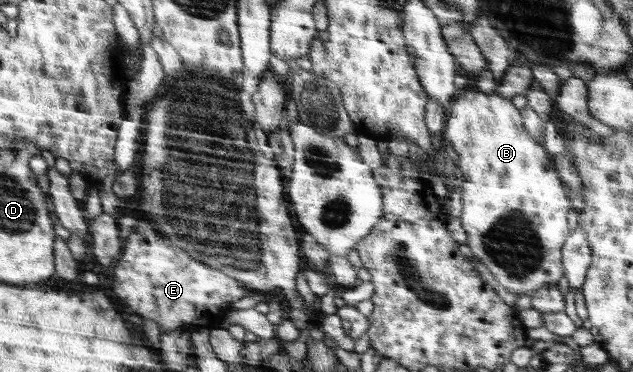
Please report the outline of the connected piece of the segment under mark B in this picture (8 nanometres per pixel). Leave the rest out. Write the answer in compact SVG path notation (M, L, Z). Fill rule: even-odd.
M478 89L475 91L468 90L463 92L453 103L452 107L447 109L447 119L445 128L441 132L442 136L442 152L447 159L453 162L457 168L461 169L463 176L463 185L460 186L459 192L463 199L463 209L461 214L461 226L467 233L467 242L469 249L493 273L493 277L499 281L500 285L505 287L507 291L515 292L517 295L528 294L534 290L546 287L548 284L557 283L563 277L563 247L567 235L569 235L570 227L567 227L567 218L569 209L571 209L571 201L569 201L569 191L563 185L563 181L559 179L553 161L549 159L549 153L539 145L539 142L533 137L524 125L524 117L519 115L519 109L511 105L511 101L499 97L496 93L488 95L481 93Z

